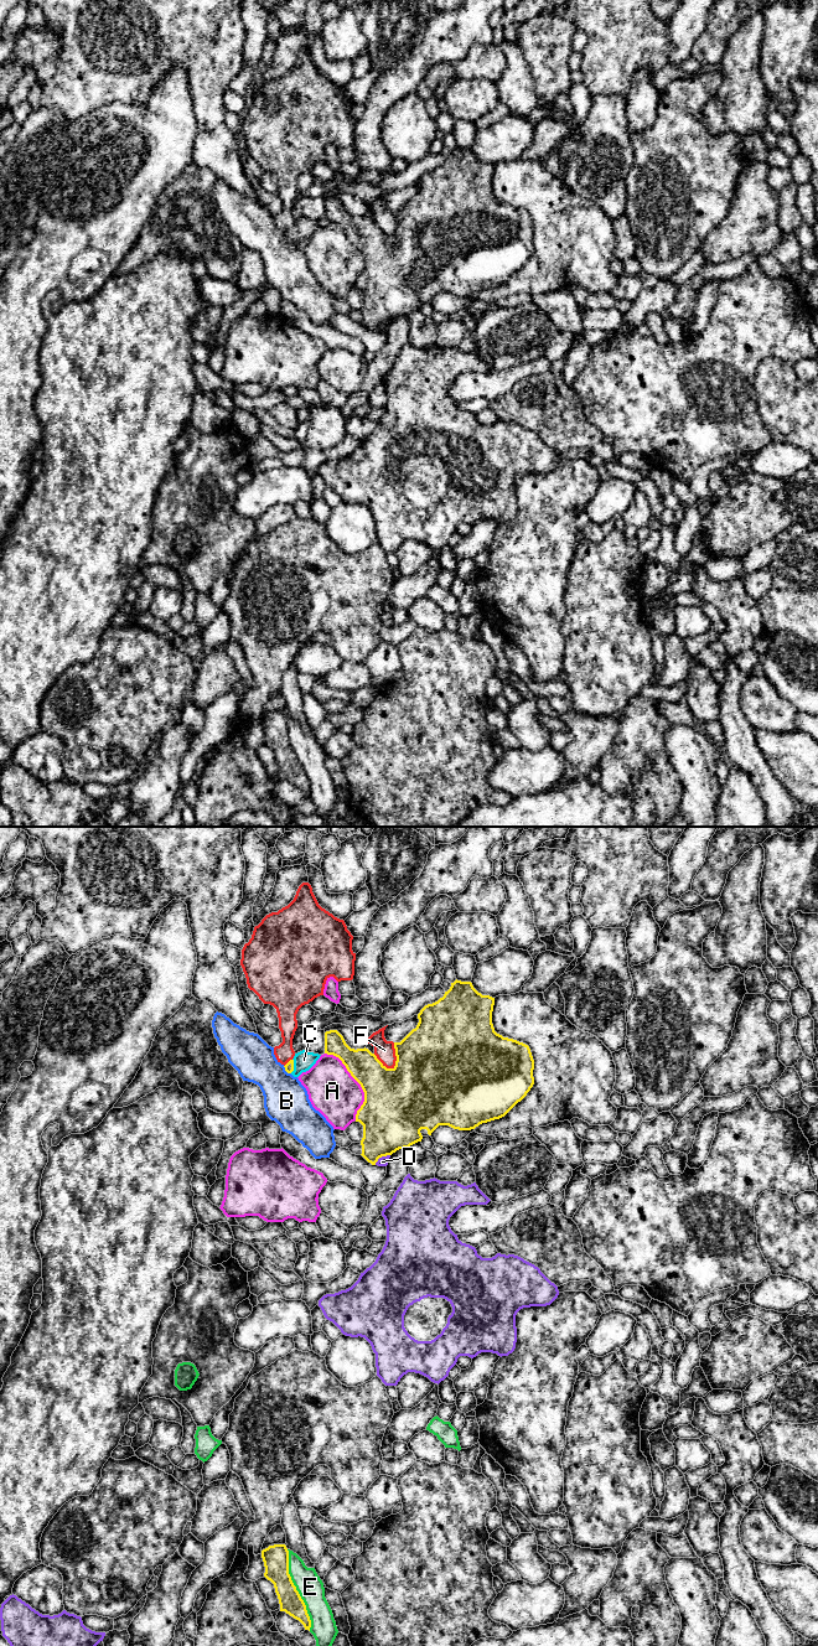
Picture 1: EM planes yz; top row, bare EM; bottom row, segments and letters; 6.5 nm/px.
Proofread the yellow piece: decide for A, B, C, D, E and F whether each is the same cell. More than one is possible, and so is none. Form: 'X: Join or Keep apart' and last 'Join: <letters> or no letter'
A: Keep apart
B: Keep apart
C: Join
D: Keep apart
E: Keep apart
F: Keep apart
Join: C

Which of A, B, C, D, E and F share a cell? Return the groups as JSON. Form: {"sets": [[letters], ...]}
{"sets": [["A"], ["B"], ["C"], ["D"], ["E"], ["F"]]}

